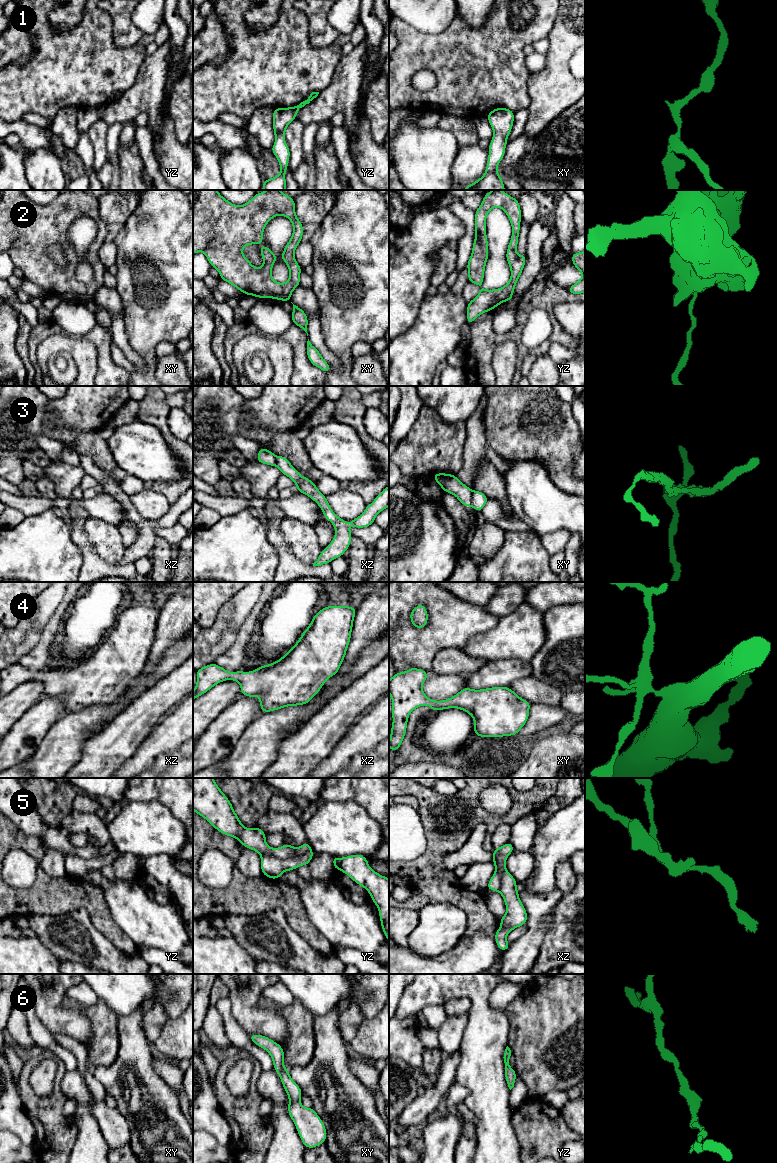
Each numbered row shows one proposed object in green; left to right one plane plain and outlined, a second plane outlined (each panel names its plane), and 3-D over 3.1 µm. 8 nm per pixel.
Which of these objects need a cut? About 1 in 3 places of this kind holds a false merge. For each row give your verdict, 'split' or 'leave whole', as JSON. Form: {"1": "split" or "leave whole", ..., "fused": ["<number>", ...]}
{"1": "leave whole", "2": "split", "3": "split", "4": "leave whole", "5": "leave whole", "6": "leave whole", "fused": ["2", "3"]}

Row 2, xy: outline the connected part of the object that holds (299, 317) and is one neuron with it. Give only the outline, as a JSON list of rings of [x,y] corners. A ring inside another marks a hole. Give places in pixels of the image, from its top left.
[[[280,298],[280,300],[282,299],[284,299],[285,301],[291,302],[290,298]],[[293,304],[293,312],[291,313],[291,315],[292,315],[293,324],[299,326],[307,333],[308,319],[307,319],[306,313],[301,308]],[[307,333],[307,336],[308,336],[308,333]]]

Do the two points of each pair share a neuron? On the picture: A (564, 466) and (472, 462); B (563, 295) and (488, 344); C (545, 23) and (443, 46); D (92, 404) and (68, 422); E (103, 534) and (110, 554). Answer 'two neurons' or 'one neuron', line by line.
A: two neurons
B: one neuron
C: one neuron
D: one neuron
E: one neuron

